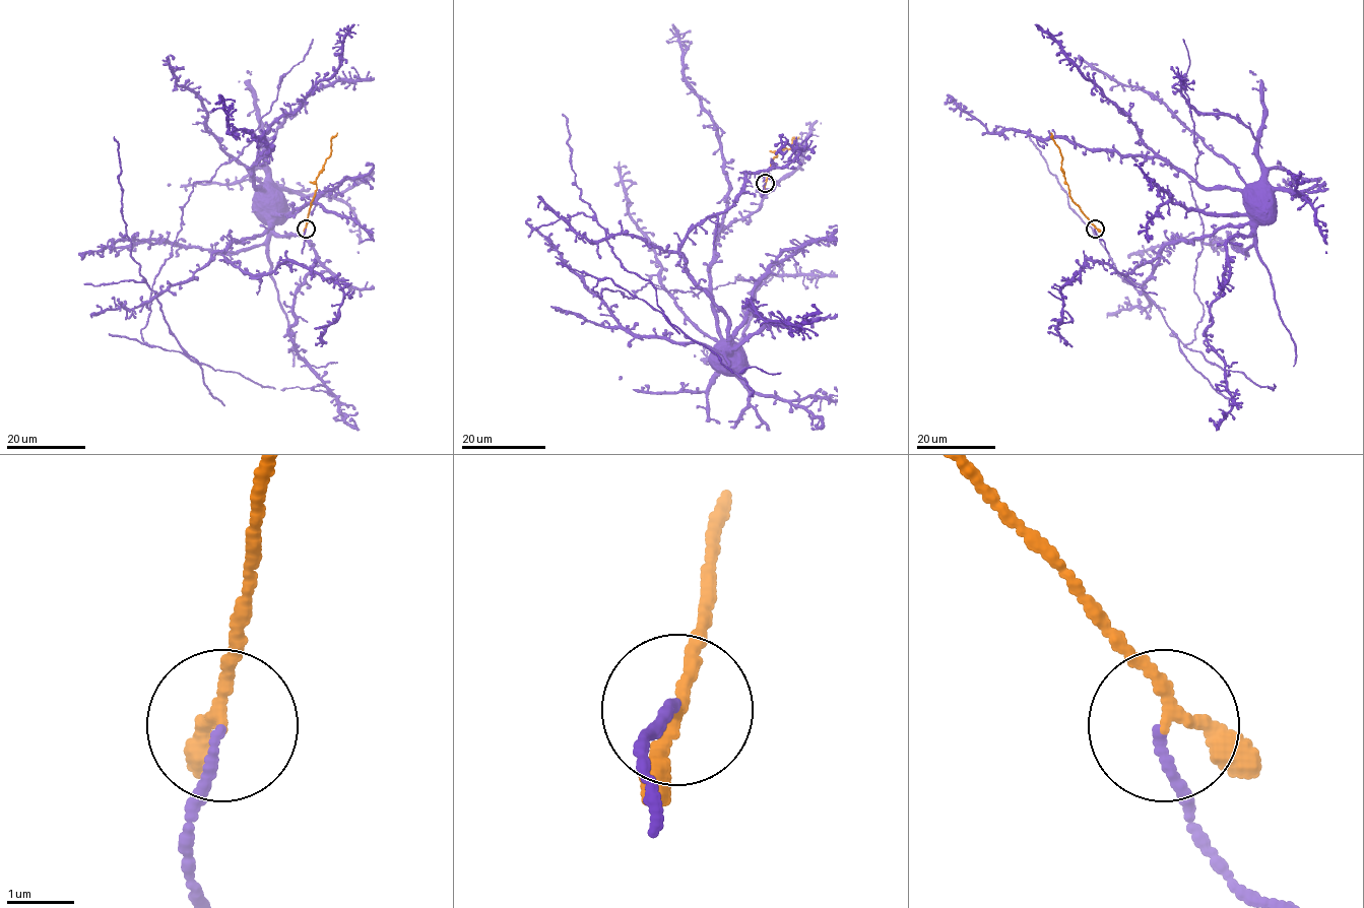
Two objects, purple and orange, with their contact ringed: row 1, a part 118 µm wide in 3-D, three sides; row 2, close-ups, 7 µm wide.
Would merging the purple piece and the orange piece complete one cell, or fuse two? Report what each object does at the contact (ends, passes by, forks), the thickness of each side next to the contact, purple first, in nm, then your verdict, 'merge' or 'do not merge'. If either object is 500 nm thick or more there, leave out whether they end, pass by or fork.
purple ends there; orange passes by; 120 nm thick on the purple side, 160 nm on the other; merge

